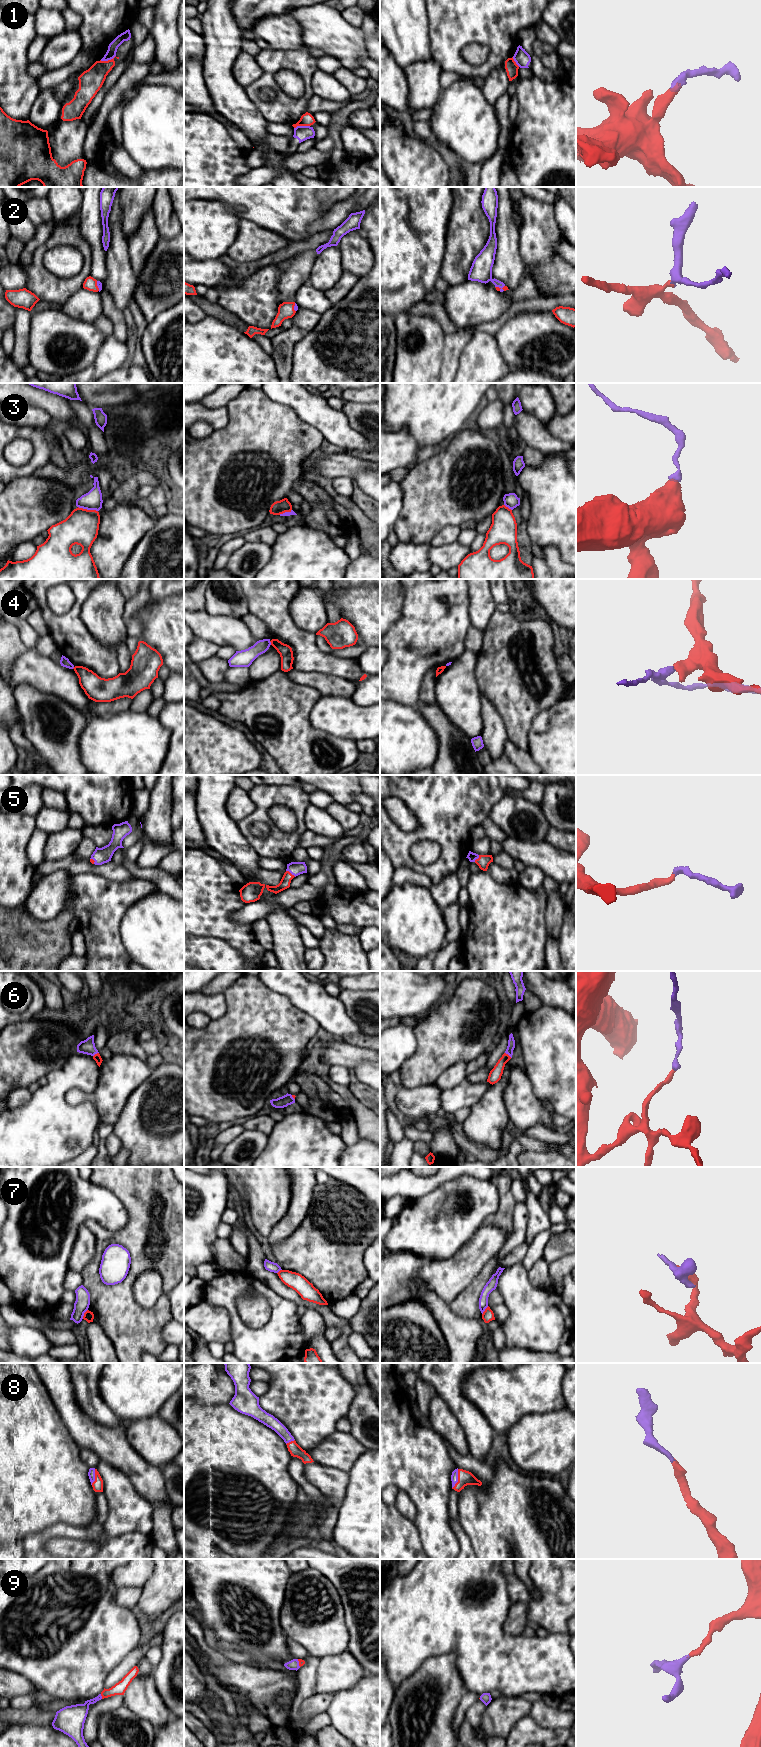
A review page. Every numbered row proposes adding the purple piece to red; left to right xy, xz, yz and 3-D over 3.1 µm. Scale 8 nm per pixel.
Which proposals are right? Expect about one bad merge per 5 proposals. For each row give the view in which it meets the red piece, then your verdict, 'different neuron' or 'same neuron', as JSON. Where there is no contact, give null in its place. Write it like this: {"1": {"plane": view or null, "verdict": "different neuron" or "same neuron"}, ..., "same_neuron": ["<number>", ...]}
{"1": {"plane": "xz", "verdict": "different neuron"}, "2": {"plane": "yz", "verdict": "same neuron"}, "3": {"plane": "xy", "verdict": "different neuron"}, "4": {"plane": "xz", "verdict": "different neuron"}, "5": {"plane": "xz", "verdict": "same neuron"}, "6": {"plane": "yz", "verdict": "same neuron"}, "7": {"plane": "xy", "verdict": "different neuron"}, "8": {"plane": "yz", "verdict": "same neuron"}, "9": {"plane": "xy", "verdict": "same neuron"}, "same_neuron": ["2", "5", "6", "8", "9"]}

